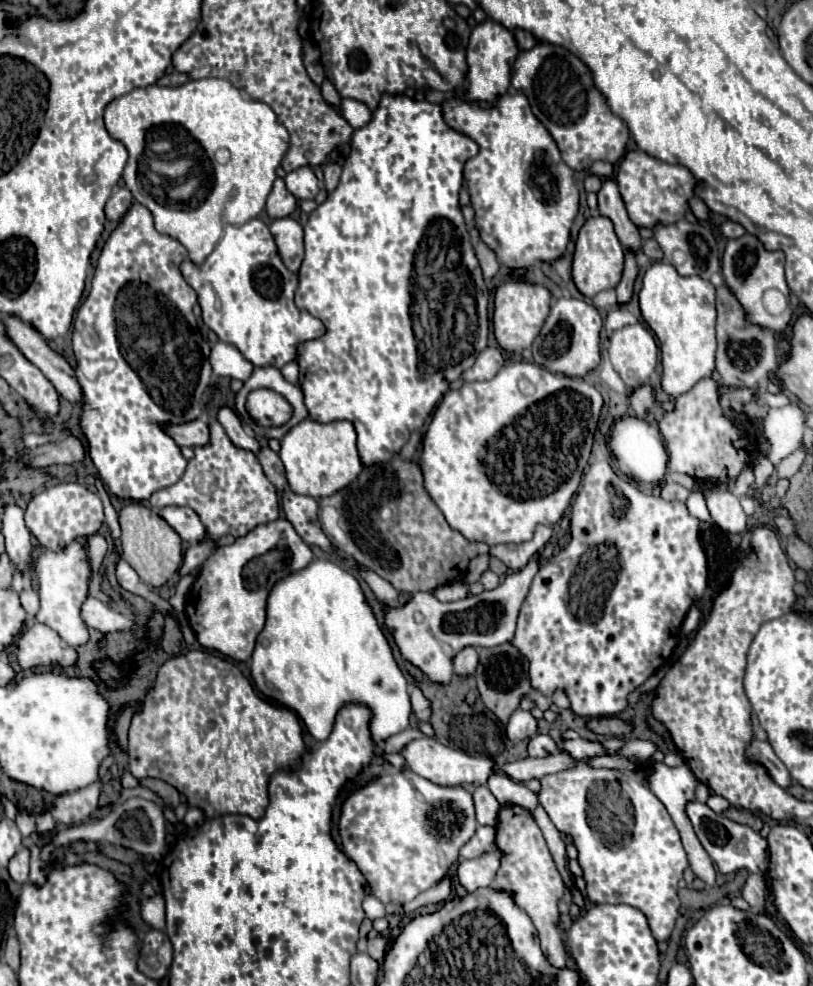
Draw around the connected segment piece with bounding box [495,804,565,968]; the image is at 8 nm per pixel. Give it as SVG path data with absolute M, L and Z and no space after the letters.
M517 804L501 806L499 822L495 826L495 846L501 852L501 866L495 876L495 886L513 892L517 906L523 908L531 916L539 932L539 940L541 940L541 948L545 956L549 958L553 966L563 968L565 948L563 948L561 928L559 928L559 902L563 898L565 886L551 858L543 832L533 820L533 814L527 808L517 806Z

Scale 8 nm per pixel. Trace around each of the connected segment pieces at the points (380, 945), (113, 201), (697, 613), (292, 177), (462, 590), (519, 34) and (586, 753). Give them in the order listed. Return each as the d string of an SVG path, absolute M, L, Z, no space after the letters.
M377 936L377 938L371 938L371 940L369 940L367 954L369 954L371 958L375 958L379 964L383 962L385 950L387 950L387 938L383 938L383 936Z
M115 188L115 192L111 194L111 198L105 204L105 216L107 220L119 220L123 218L123 214L129 210L129 206L133 204L133 196L127 188Z
M693 605L684 619L682 625L683 635L687 636L692 632L696 631L700 625L701 617L702 617L701 610L699 610L699 608L697 608L696 605Z
M301 166L293 172L289 172L285 176L285 184L287 190L297 198L297 200L307 200L307 198L315 198L319 192L319 180L313 174L313 170L309 166Z
M457 582L457 584L451 584L451 586L441 586L433 594L441 602L455 602L455 600L461 600L469 594L469 586L465 582Z
M515 28L513 32L515 32L517 44L519 44L519 48L521 48L521 50L529 50L529 48L533 48L533 46L537 44L537 38L535 38L531 32L521 30L521 28Z
M583 738L563 740L563 742L559 742L559 750L567 750L577 760L591 758L591 756L597 756L597 754L609 754L609 750L605 750L599 742L589 742L589 740L583 740Z

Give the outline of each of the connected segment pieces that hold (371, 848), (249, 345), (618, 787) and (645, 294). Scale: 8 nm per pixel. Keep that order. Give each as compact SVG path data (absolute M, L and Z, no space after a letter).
M409 768L397 774L377 776L365 786L359 786L343 800L339 816L339 838L343 850L365 876L373 896L377 896L383 904L409 902L417 894L441 882L447 870L457 862L459 850L471 840L475 830L477 820L473 796L463 786L439 786Z
M259 218L249 220L243 226L225 226L221 240L215 250L203 260L203 264L195 266L195 262L185 260L181 264L181 274L185 282L197 292L199 306L203 310L203 322L227 344L233 344L249 362L255 366L275 366L283 368L287 362L295 360L297 346L301 342L319 338L325 332L325 326L319 318L307 314L307 310L299 310L293 302L293 294L297 288L297 276L281 262L277 254L277 246L265 222Z
M587 764L545 776L539 802L557 830L569 834L579 852L587 898L595 904L629 904L641 910L653 938L665 942L679 914L677 884L689 866L679 832L667 808L647 786L621 770L595 770Z
M661 260L653 262L643 276L639 306L647 326L655 332L661 348L661 388L677 398L689 392L701 378L715 372L715 286L699 276L683 278L677 270Z

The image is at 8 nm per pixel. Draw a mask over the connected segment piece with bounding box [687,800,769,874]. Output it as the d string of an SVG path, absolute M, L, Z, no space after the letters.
M697 800L695 802L687 802L687 818L691 820L699 842L703 844L703 848L707 850L707 854L711 856L711 860L715 862L719 872L731 874L731 872L737 872L741 868L747 868L749 872L763 874L763 870L767 870L769 846L767 846L767 840L761 838L759 832L751 830L749 826L731 822L723 814L713 812L707 804L697 802Z

